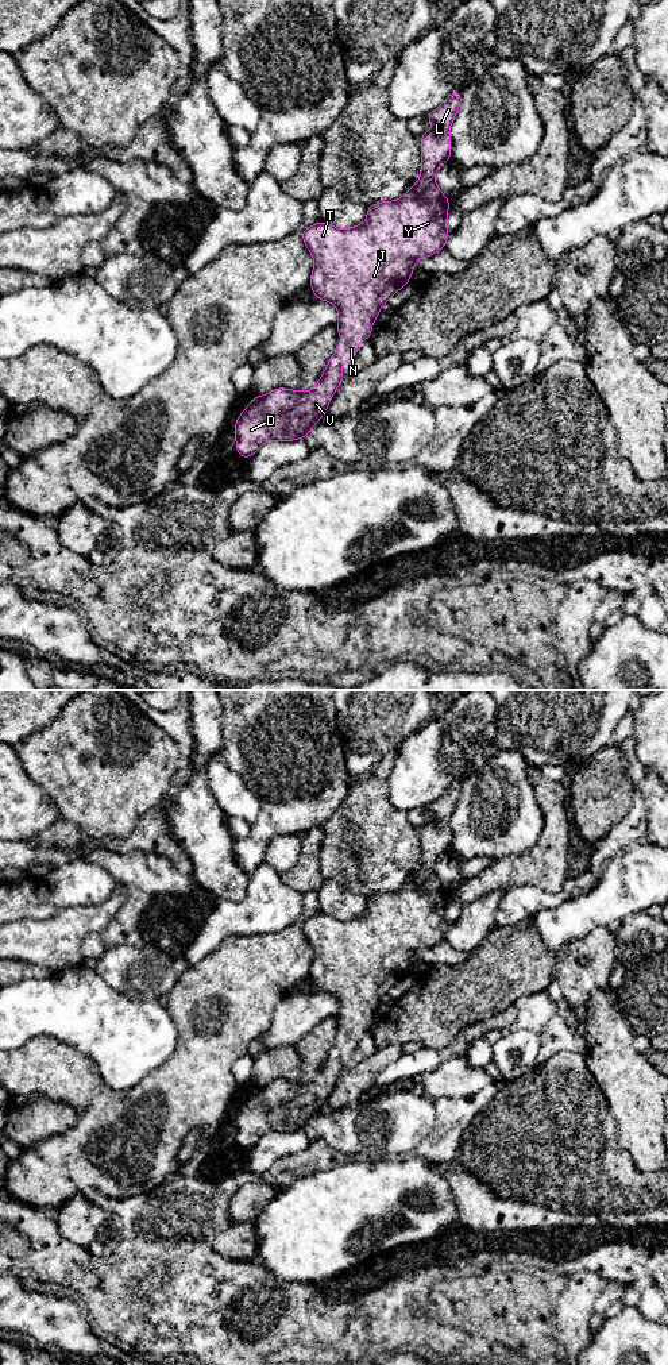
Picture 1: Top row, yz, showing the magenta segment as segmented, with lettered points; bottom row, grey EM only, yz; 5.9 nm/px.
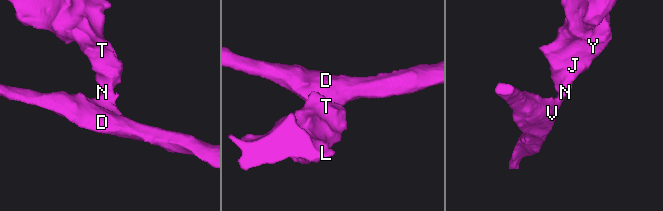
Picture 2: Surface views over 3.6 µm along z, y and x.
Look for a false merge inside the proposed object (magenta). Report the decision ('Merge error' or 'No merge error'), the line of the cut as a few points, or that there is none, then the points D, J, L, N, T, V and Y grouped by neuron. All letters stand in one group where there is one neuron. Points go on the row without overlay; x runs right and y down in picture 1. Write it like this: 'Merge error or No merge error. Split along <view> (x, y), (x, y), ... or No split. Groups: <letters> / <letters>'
No merge error. No split. Groups: D J L N T V Y

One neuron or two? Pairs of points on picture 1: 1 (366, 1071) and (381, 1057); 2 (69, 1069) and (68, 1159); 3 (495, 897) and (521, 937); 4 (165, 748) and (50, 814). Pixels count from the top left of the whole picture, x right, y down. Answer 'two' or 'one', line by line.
1: one
2: one
3: two
4: two

